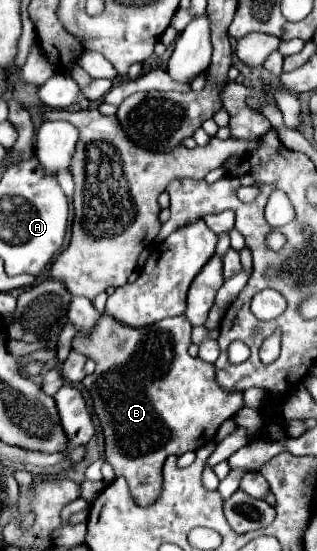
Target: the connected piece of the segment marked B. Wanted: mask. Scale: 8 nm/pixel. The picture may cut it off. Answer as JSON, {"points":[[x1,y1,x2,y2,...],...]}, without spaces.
{"points":[[102,314,102,316,98,318,98,322,94,324,94,330,92,330,90,334,86,334,86,336,74,336,74,340,72,340,72,348,74,348,76,352,80,352,80,354,84,354,84,356,88,356,88,358,92,358,92,360,96,360,96,370,94,370,90,376,86,376,86,378,82,380,82,384,84,384,84,388,88,390,88,394,92,396,94,414,98,416,100,426,102,426,106,462,114,468,116,476,126,478,126,482,128,482,128,486,130,486,130,492,132,492,134,500,136,500,140,506,152,504,152,502,156,500,156,496,160,494,160,488,162,488,162,466,164,466,164,460,166,460,170,454,182,456,182,454,188,452,188,450,198,450,198,448,202,448,204,444,212,442,212,440,214,440,214,434,216,434,216,430,218,430,218,426,220,426,224,420,232,418,232,416,244,406,244,402,242,402,242,392,226,392,226,390,222,390,222,388,216,384,214,366,212,366,212,364,206,364,206,362,202,362,200,358,192,358,192,356,188,354,190,330,192,330,192,326,190,326,190,322,188,322,184,316,164,318,162,322,156,322,156,324,150,324,150,326,132,328,132,326,126,326,126,324,118,322,116,318,110,318,108,314]]}

